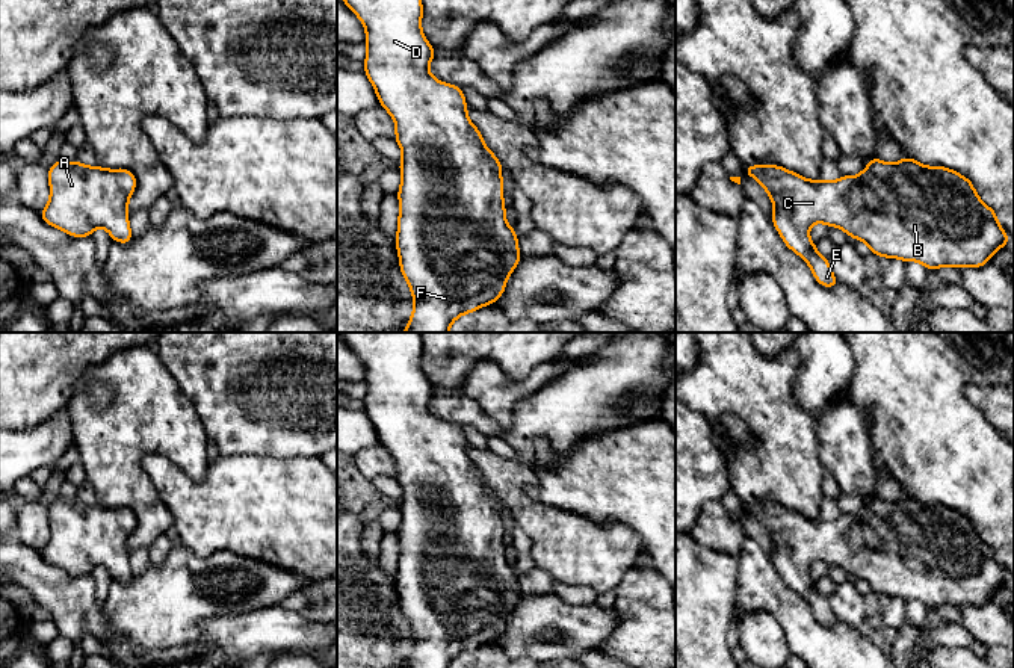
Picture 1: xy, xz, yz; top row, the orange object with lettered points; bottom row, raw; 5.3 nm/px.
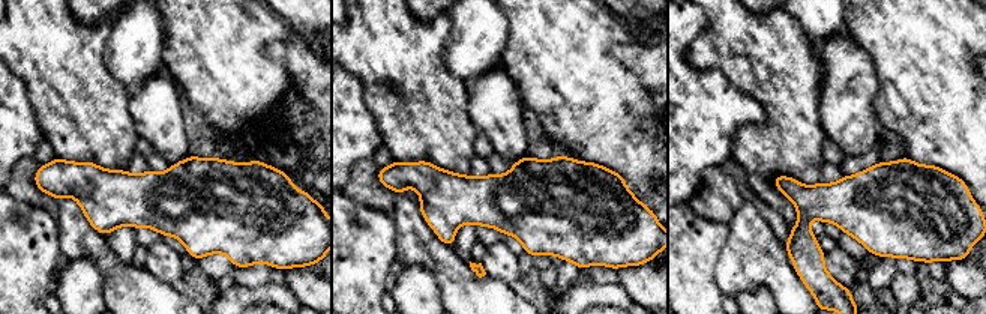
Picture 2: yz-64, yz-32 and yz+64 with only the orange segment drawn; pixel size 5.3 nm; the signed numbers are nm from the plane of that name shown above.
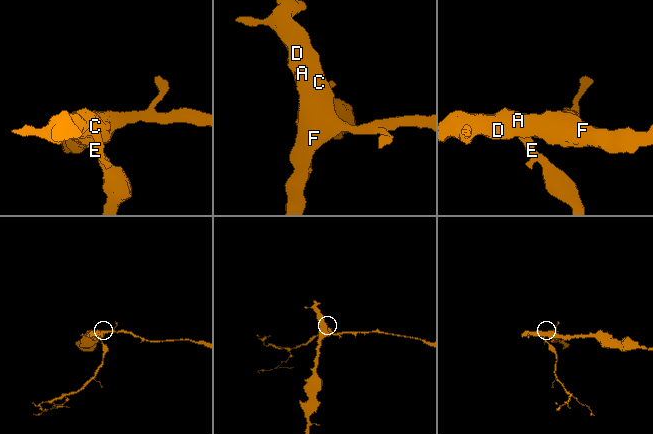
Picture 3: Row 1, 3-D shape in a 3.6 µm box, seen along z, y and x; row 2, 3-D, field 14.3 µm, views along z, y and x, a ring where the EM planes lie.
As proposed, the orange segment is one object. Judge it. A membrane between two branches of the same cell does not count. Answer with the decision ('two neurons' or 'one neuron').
one neuron

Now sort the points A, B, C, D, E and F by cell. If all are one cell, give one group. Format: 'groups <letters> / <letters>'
groups A B C D E F

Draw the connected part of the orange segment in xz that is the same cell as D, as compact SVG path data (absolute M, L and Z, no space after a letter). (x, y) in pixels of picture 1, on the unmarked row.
M420 332L339 334L366 367L364 413L393 456L402 488L396 586L414 641L405 668L449 668L459 654L494 642L523 597L505 556L503 505L468 458L462 428L429 411L437 390L422 369Z

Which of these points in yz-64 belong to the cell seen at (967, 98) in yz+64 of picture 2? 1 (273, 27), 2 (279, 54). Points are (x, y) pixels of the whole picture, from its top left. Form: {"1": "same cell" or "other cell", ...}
{"1": "same cell", "2": "other cell"}

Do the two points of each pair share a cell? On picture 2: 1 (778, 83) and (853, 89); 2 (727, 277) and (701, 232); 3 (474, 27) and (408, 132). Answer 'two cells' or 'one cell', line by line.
1: two cells
2: two cells
3: two cells

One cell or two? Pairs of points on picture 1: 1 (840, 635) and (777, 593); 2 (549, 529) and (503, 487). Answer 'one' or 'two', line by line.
1: one
2: one

